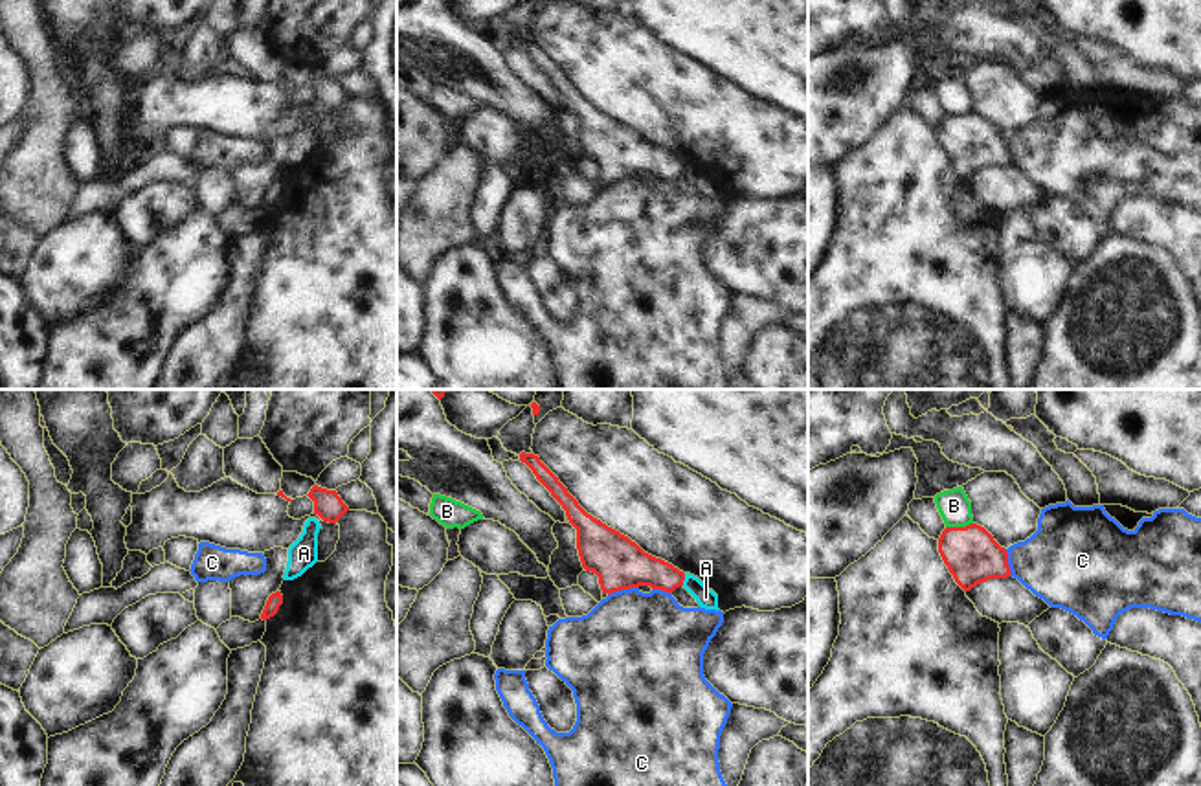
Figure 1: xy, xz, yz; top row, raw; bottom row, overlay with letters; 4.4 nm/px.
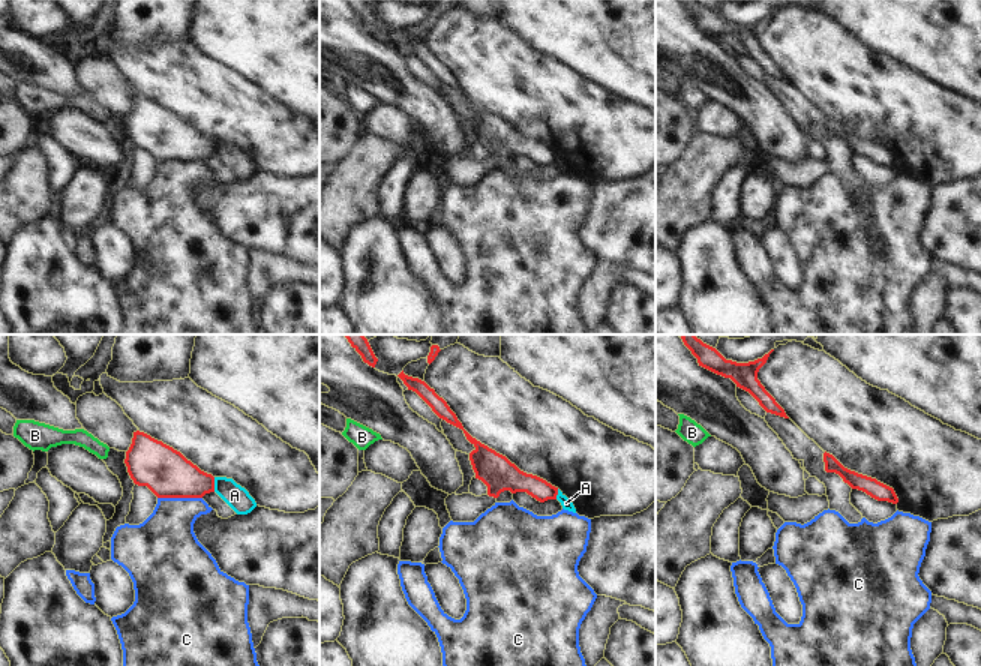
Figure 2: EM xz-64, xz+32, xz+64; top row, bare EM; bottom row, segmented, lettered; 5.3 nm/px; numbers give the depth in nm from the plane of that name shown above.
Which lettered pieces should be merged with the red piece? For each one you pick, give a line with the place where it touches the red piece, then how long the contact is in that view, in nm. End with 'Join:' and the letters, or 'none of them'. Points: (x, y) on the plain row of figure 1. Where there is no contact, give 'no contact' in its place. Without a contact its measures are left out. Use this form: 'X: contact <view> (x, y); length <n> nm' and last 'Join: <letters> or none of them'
Join: none of them

